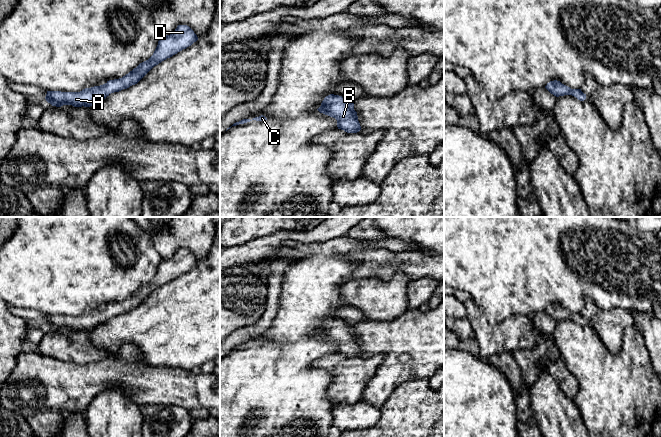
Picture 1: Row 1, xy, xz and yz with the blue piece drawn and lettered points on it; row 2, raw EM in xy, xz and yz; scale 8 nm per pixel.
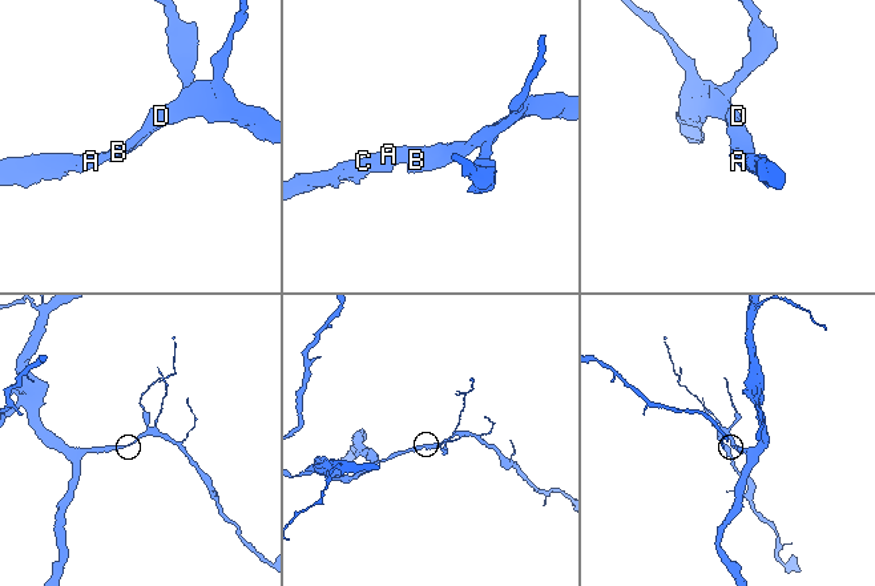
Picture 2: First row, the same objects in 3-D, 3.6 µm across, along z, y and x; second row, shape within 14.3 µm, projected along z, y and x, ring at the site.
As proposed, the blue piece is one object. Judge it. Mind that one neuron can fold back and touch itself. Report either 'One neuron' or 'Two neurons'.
One neuron

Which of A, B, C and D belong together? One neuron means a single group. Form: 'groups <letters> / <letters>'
groups A B C D

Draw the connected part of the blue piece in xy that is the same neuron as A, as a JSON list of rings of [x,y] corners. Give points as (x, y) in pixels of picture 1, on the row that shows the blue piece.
[[[178,25],[172,34],[159,39],[153,55],[148,60],[140,63],[122,78],[109,80],[103,85],[85,88],[80,92],[47,91],[45,99],[56,107],[90,107],[111,93],[137,84],[154,66],[191,46],[197,40],[197,35],[189,26]]]

